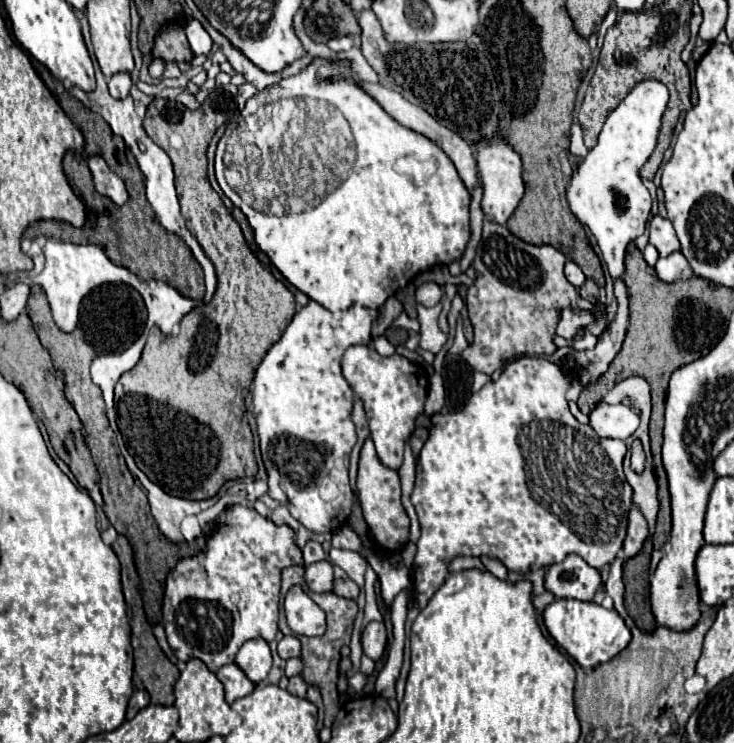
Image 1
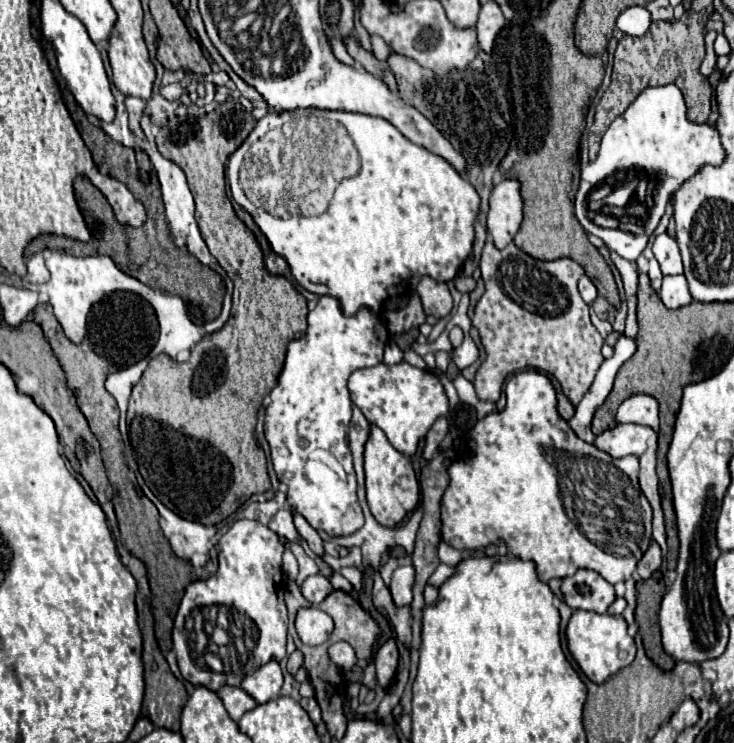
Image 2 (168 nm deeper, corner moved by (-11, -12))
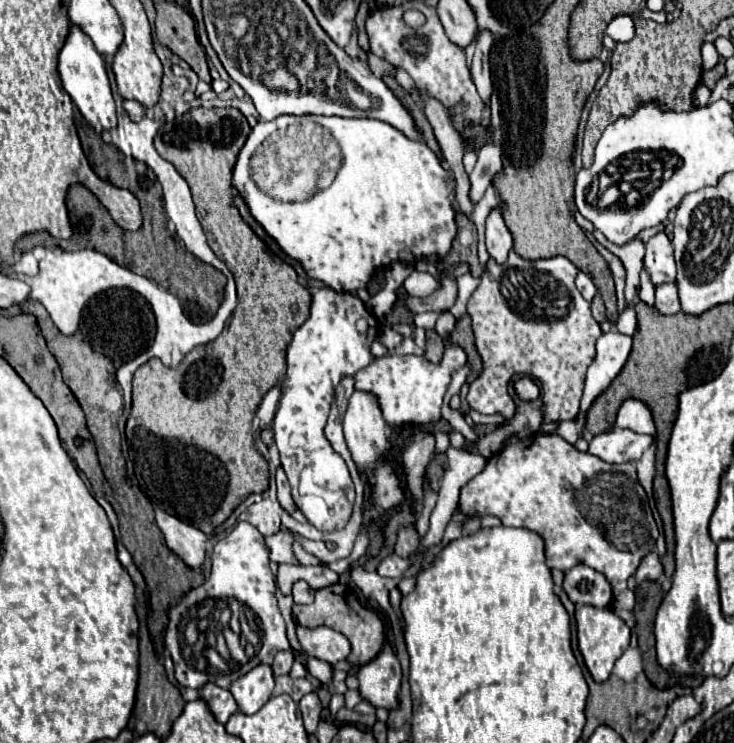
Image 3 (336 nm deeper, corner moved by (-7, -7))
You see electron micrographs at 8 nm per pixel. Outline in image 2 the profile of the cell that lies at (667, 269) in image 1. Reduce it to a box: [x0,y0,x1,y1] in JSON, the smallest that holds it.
[660,274,692,310]

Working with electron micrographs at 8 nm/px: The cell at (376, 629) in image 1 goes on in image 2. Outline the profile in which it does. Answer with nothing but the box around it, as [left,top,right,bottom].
[374,638,398,690]

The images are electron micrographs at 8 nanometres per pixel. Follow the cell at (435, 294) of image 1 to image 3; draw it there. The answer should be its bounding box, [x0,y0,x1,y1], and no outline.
[404,271,440,297]

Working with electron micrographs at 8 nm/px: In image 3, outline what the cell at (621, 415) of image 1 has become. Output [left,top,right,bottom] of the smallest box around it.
[588,427,654,463]

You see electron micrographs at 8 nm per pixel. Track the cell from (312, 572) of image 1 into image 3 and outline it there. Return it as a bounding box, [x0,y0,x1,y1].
[292,581,314,603]

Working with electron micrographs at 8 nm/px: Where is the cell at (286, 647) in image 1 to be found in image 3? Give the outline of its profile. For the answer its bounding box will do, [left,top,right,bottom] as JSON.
[272,651,294,675]

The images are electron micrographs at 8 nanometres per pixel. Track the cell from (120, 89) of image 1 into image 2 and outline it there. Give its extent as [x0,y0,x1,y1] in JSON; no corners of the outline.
[126,98,146,132]

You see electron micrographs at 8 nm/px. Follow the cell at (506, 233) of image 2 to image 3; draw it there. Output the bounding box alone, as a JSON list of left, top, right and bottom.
[486,205,512,263]

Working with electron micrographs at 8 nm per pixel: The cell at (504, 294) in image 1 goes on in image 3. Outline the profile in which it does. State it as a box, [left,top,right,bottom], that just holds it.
[468,251,602,421]

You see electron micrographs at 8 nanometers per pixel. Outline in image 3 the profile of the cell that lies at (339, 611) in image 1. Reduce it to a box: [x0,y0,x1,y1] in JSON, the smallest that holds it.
[292,583,384,665]

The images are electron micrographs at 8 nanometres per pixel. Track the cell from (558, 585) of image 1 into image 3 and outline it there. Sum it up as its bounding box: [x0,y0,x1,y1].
[564,565,612,607]

